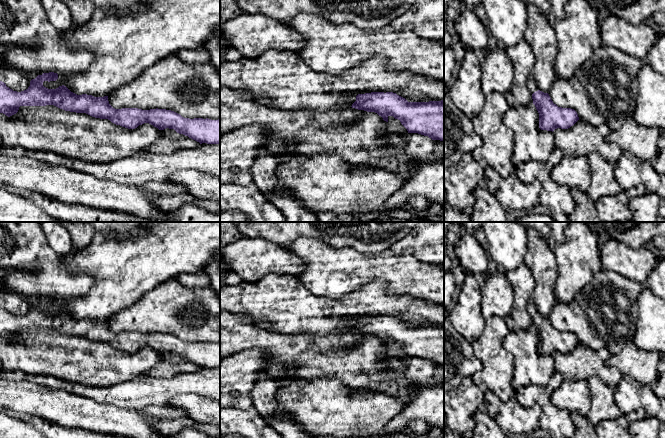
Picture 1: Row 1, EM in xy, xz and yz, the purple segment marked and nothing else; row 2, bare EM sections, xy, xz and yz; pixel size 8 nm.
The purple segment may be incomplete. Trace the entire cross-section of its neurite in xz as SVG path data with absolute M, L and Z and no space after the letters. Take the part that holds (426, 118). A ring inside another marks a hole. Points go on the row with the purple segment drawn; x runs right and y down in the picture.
M371 92L358 94L351 107L375 112L386 122L389 116L393 116L408 133L418 133L444 142L444 100L408 102L393 92Z

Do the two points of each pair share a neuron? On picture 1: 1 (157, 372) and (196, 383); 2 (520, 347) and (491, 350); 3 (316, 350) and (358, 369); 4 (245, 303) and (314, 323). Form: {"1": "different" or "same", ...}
{"1": "different", "2": "different", "3": "same", "4": "same"}

